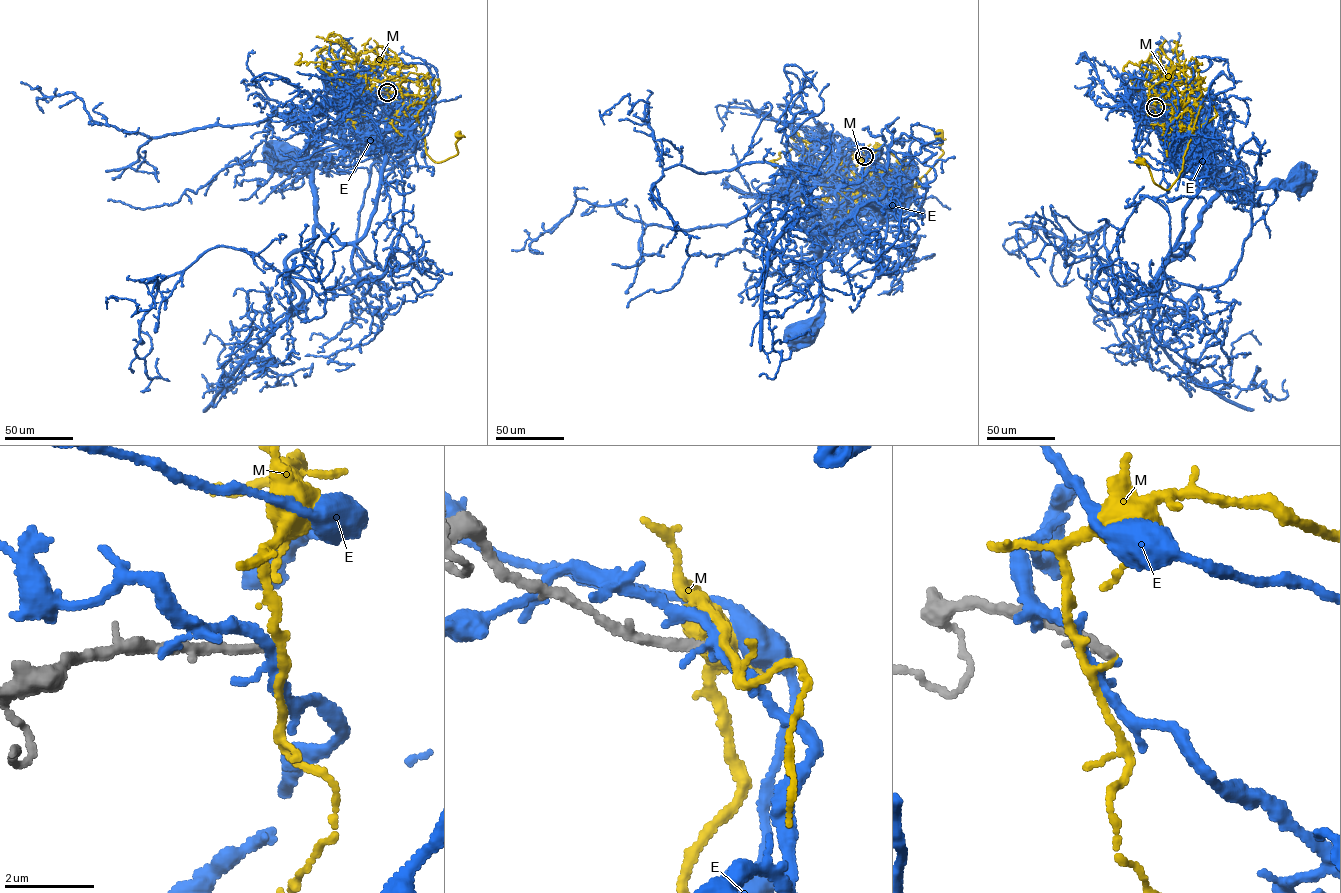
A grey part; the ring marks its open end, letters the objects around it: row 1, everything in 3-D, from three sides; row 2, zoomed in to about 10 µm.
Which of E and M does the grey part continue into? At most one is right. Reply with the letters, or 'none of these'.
none of these

